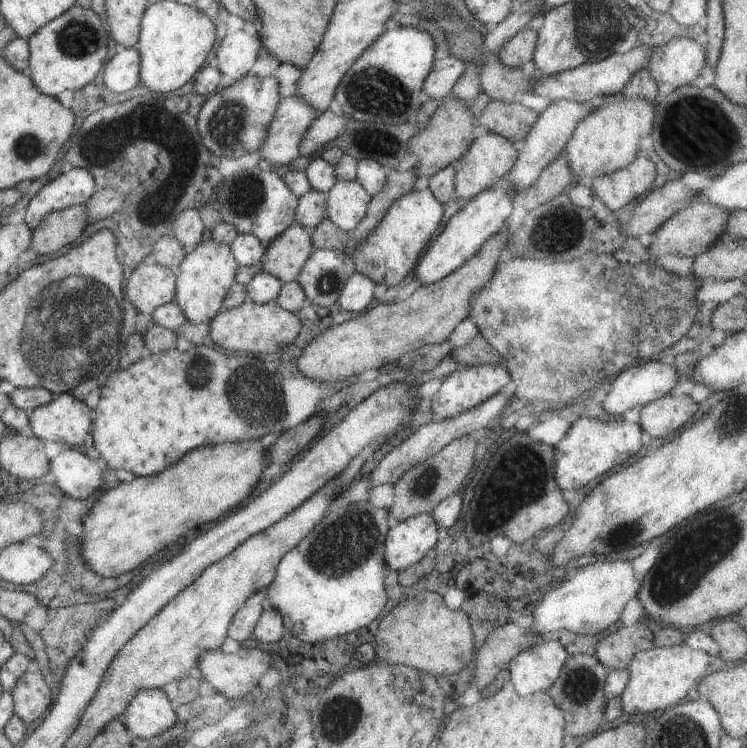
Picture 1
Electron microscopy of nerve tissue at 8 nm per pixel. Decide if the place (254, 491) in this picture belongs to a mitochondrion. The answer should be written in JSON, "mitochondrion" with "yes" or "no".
{"mitochondrion":"no"}

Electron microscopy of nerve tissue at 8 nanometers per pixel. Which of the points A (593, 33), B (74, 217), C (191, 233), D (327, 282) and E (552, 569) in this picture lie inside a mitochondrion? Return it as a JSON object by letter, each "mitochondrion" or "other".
{"A":"mitochondrion","B":"other","C":"other","D":"mitochondrion","E":"other"}

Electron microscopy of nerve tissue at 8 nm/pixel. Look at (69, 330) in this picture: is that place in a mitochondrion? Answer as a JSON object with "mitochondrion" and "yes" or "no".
{"mitochondrion":"yes"}

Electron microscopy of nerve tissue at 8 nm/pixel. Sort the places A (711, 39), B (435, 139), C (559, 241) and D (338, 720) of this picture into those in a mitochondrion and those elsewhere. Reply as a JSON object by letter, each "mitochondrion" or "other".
{"A":"other","B":"other","C":"mitochondrion","D":"mitochondrion"}

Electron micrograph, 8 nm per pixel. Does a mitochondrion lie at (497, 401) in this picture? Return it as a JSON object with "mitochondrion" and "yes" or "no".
{"mitochondrion":"no"}

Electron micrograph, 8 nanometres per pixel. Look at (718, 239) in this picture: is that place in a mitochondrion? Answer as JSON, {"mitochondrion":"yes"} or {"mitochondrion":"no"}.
{"mitochondrion":"no"}

